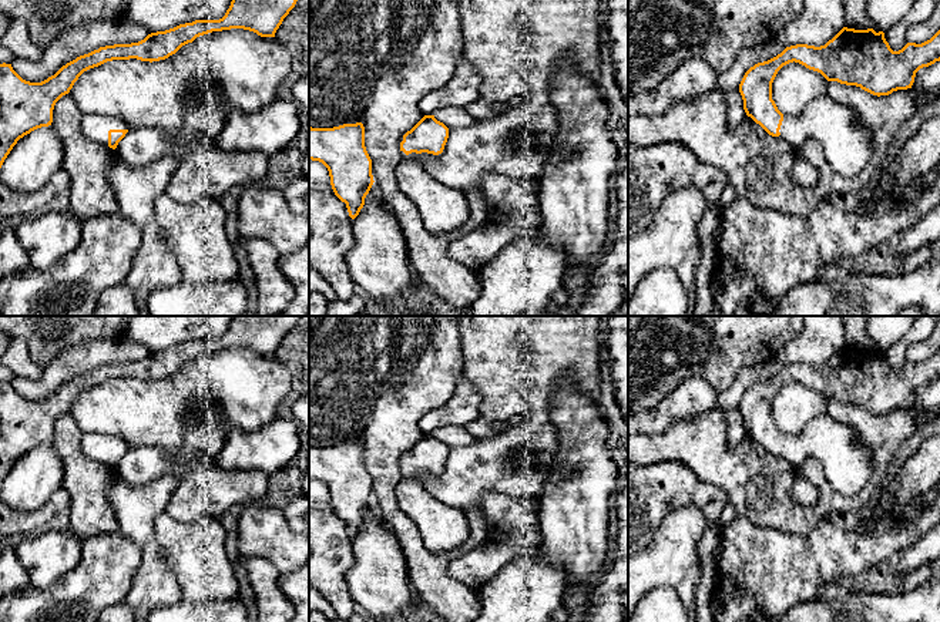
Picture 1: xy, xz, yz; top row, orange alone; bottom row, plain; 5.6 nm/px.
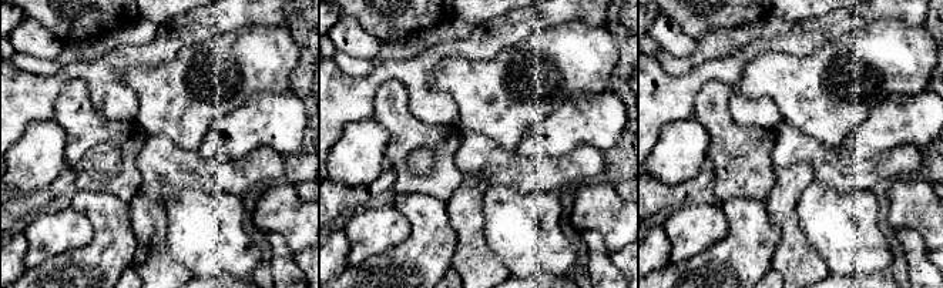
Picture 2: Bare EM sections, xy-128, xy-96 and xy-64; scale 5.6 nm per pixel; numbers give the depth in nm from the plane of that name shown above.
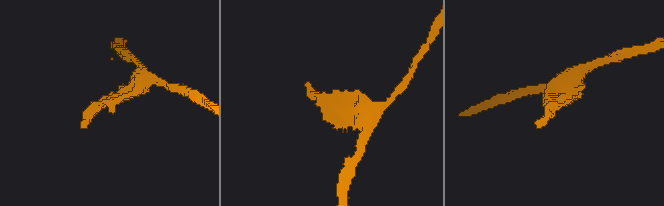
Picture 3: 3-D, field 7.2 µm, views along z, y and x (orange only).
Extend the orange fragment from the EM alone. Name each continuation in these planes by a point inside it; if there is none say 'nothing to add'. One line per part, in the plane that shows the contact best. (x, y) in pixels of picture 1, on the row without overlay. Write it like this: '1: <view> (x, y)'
1: xy (96, 446)

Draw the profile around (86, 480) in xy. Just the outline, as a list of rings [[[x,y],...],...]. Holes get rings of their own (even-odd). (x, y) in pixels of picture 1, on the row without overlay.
[[[66,413],[54,424],[51,446],[64,465],[61,487],[70,495],[70,531],[83,541],[118,531],[118,522],[107,498],[115,468],[85,455],[81,434],[74,417]]]

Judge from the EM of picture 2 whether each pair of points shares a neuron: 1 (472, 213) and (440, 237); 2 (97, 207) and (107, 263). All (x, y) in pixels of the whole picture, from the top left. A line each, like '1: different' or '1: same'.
1: different
2: same

